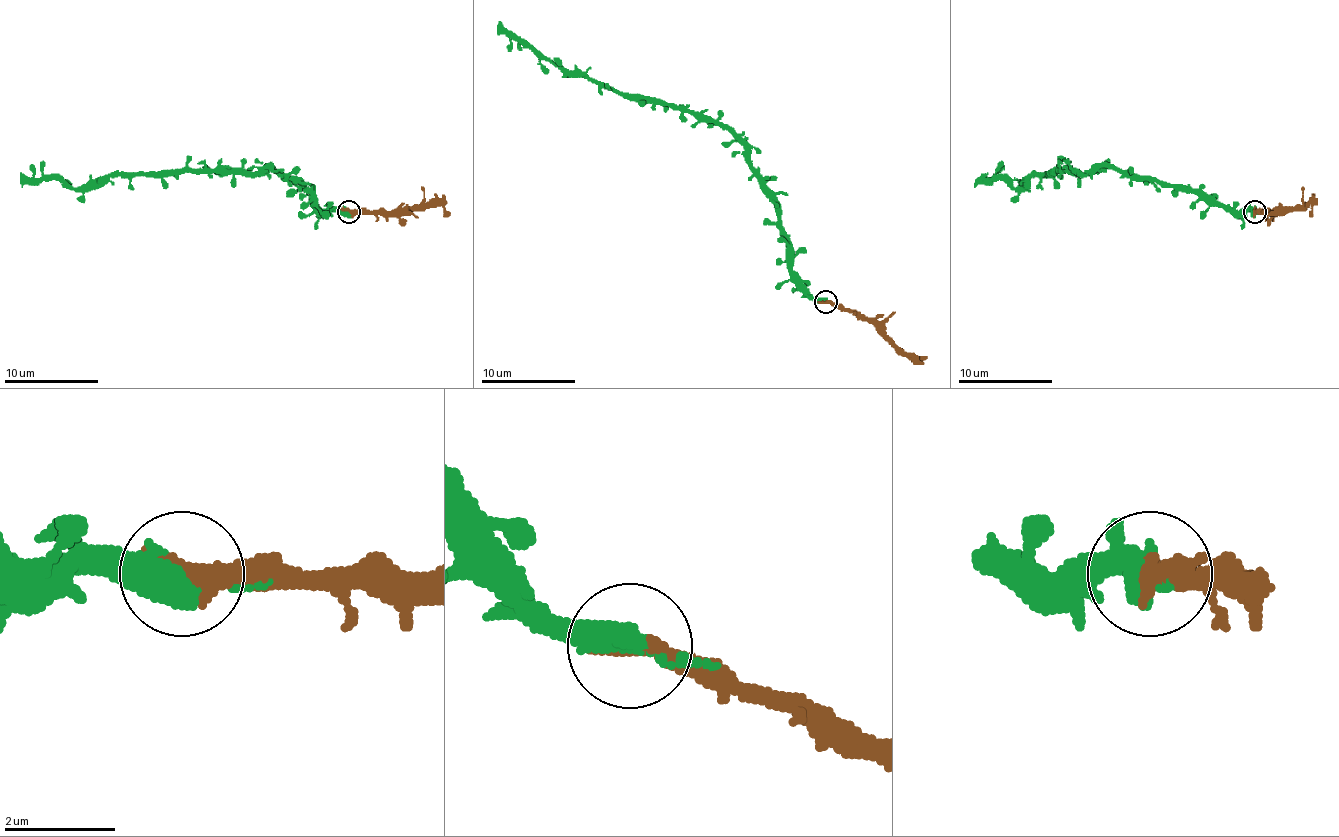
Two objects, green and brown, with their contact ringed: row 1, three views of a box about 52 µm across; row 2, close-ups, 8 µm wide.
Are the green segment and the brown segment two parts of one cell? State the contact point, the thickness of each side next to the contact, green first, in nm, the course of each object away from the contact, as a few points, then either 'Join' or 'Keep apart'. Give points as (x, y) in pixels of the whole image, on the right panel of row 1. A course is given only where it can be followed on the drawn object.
Place: (1254, 211). Thickness 400 nm (green) against 440 nm. Course of green: (1254, 211), (1228, 211), (1193, 192), (1130, 178), (1118, 168), (1036, 173), (1022, 187), (984, 178), (975, 187). Course of brown: (1254, 211), (1301, 211), (1310, 204), (1310, 215). Join

